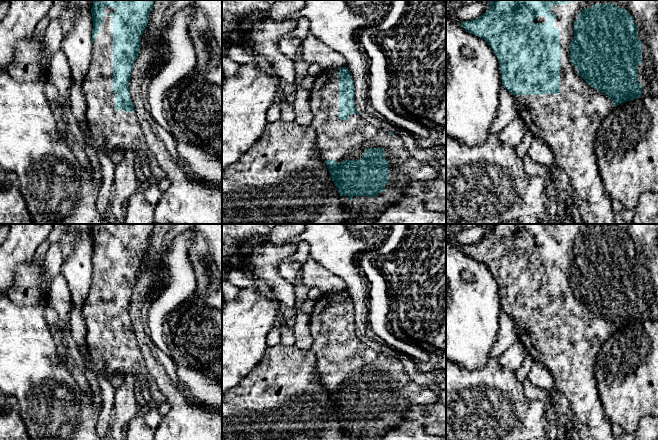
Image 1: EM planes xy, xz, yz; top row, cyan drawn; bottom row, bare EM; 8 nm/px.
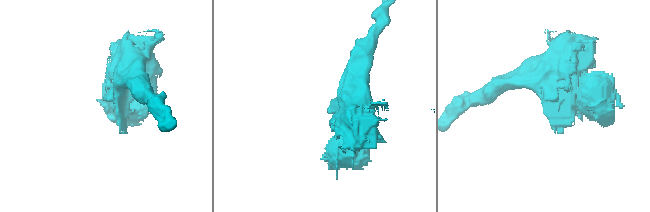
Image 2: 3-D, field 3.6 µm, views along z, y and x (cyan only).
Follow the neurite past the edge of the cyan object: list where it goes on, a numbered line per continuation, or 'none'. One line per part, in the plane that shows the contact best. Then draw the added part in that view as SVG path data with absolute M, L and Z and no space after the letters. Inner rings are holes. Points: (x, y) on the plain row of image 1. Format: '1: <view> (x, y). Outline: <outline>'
1: yz (568, 346). Outline: M570 224L569 228L553 229L550 235L557 239L553 250L560 254L561 316L551 319L515 319L514 322L518 339L527 355L548 369L554 387L570 402L573 412L569 423L571 440L614 440L612 423L604 412L594 371L600 348L615 332L614 325L605 316L592 312L570 286L574 246L584 232L591 232L595 228L616 228L634 241L634 247L638 250L638 263L642 265L642 287L638 289L642 321L658 320L658 224Z

